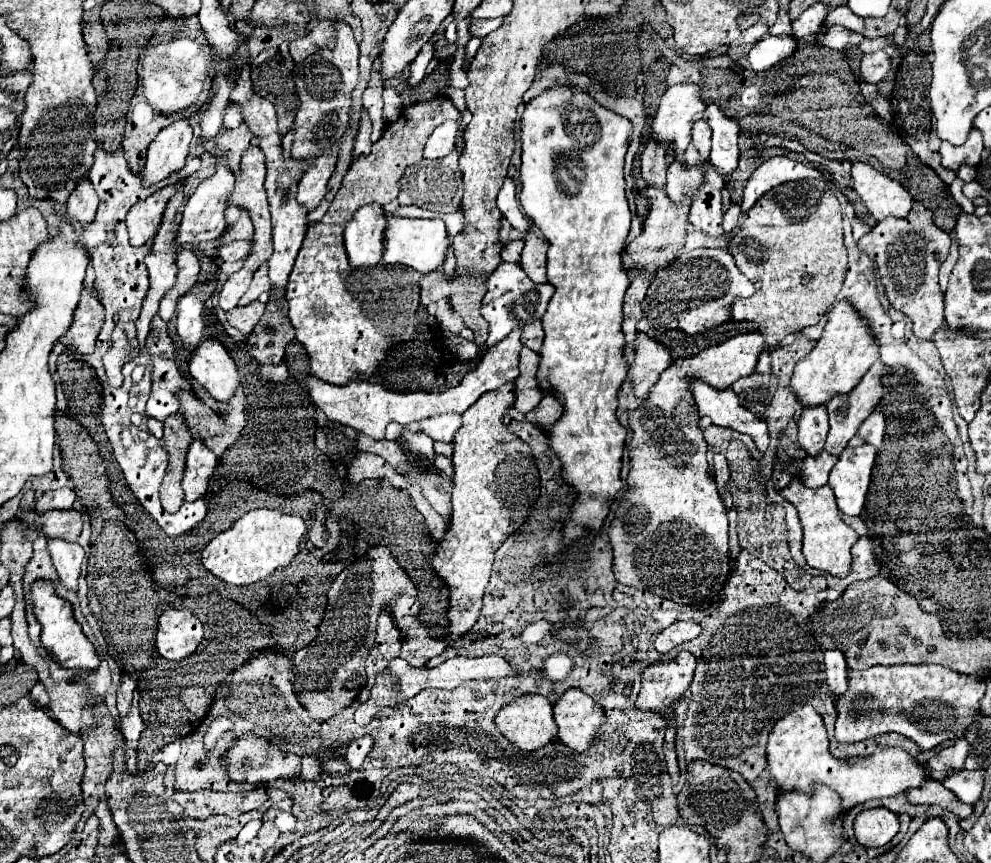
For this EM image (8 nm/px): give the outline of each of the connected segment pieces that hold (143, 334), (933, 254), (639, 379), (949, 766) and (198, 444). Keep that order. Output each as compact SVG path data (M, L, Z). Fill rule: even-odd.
M181 180L179 182L179 192L175 194L175 198L171 200L171 204L169 204L169 208L167 208L167 212L165 212L165 218L163 218L163 224L161 224L161 228L159 228L159 232L157 232L157 236L153 238L153 254L149 254L147 258L145 258L145 264L147 264L147 270L149 270L149 280L151 280L151 288L149 288L149 292L147 292L147 298L145 298L145 302L143 302L143 310L141 310L141 316L139 316L139 320L137 320L137 338L139 338L139 344L141 346L145 346L145 338L147 338L147 334L149 334L149 326L151 326L151 318L157 314L157 310L159 310L159 300L167 294L167 290L171 288L171 284L175 284L175 272L177 272L177 266L175 266L175 262L173 262L173 258L177 256L177 248L175 248L175 232L171 232L173 230L173 218L175 218L175 214L177 214L177 208L183 204L183 186L185 186L185 180Z
M913 204L907 218L887 218L879 222L867 236L857 242L857 246L863 254L875 260L891 306L911 318L917 338L931 340L933 334L943 328L952 338L964 332L949 328L941 308L937 274L939 266L949 256L951 236L933 224L931 210L923 208L921 204Z
M637 334L637 346L635 346L635 360L629 368L629 380L633 384L633 392L639 398L647 398L651 386L659 380L659 374L665 372L671 366L673 358L671 352L649 338L647 334Z
M959 738L953 746L943 748L941 752L937 752L935 756L931 756L927 760L927 770L931 776L943 776L949 770L961 770L963 762L967 758L969 752L969 744L965 738ZM941 772L941 774L939 774Z
M195 440L191 444L191 450L187 452L187 464L185 464L185 476L183 476L185 500L193 502L207 492L207 484L213 476L215 462L217 462L217 456L201 440Z

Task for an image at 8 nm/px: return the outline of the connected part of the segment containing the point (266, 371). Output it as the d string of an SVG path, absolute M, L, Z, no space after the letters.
M285 364L279 366L259 366L259 378L261 380L271 380L271 382L285 382L287 380L287 368Z

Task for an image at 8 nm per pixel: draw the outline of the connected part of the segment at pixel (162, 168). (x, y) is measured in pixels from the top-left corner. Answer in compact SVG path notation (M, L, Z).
M177 120L175 124L169 124L165 132L159 132L147 150L147 162L143 170L145 188L165 180L169 174L179 172L185 166L191 150L191 138L193 130L187 120Z

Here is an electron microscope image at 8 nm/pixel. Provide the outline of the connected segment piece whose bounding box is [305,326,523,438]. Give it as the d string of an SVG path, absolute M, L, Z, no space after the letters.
M513 328L513 332L501 340L499 344L487 348L479 364L463 376L463 380L445 392L395 392L389 390L381 384L373 384L367 380L351 380L347 386L333 386L317 380L315 376L307 376L305 384L309 388L309 396L317 408L321 408L329 420L339 422L343 426L351 426L371 438L383 438L385 426L389 422L397 424L411 424L419 422L423 418L431 418L443 412L465 412L469 406L473 406L485 392L491 392L495 388L501 388L507 382L513 382L519 374L517 364L519 364L519 352L523 348L521 344L521 328Z

